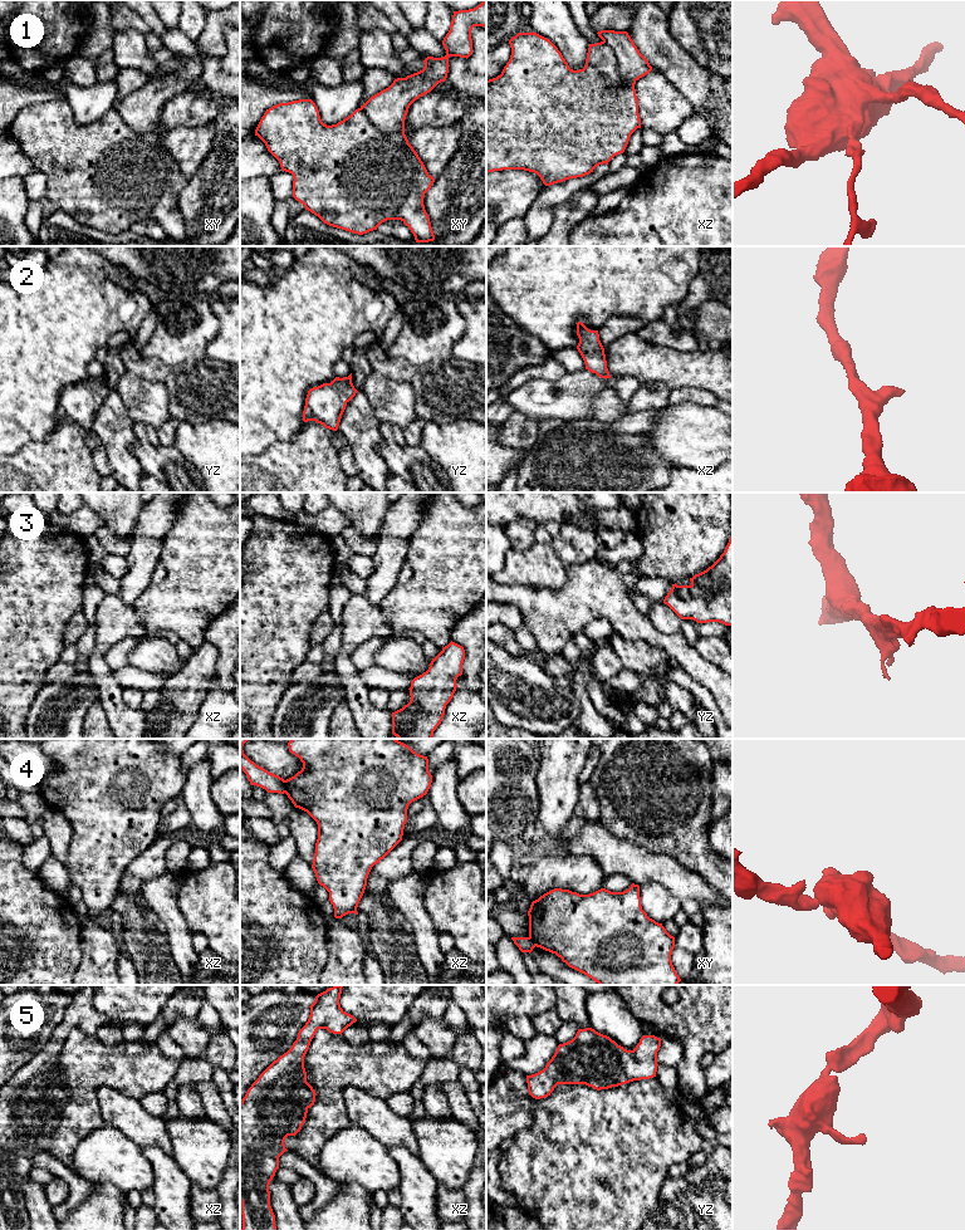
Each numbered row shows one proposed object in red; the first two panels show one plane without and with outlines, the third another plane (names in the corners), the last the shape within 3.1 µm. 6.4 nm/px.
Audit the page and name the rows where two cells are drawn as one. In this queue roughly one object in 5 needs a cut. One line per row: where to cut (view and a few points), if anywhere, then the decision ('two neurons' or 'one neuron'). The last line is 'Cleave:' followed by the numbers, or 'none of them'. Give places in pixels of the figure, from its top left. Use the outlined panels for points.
1: cut in xz along (603, 40), (616, 59), (618, 77), (622, 81), (635, 81); two neurons
2: no cut; one neuron
3: no cut; one neuron
4: cut in xz along (284, 780), (285, 792); two neurons
5: no cut; one neuron
Cleave: 1, 4

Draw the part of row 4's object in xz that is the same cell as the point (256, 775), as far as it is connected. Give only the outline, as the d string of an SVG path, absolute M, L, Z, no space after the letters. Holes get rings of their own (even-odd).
M240 739L240 768L248 776L248 780L251 785L260 786L265 789L268 793L285 793L285 780L279 775L269 773L264 768L256 765L251 761L243 750L244 744L248 739Z

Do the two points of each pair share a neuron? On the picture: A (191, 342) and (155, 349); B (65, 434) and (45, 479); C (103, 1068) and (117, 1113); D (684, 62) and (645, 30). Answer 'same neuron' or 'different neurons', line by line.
A: same neuron
B: same neuron
C: different neurons
D: same neuron

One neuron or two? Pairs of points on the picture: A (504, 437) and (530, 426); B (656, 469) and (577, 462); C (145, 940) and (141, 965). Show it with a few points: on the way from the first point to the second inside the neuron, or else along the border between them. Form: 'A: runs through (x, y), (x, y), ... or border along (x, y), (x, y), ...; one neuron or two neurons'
A: runs through (510, 435), (524, 430); one neuron
B: runs through (636, 469), (597, 469); one neuron
C: runs through (145, 946), (145, 959); one neuron

